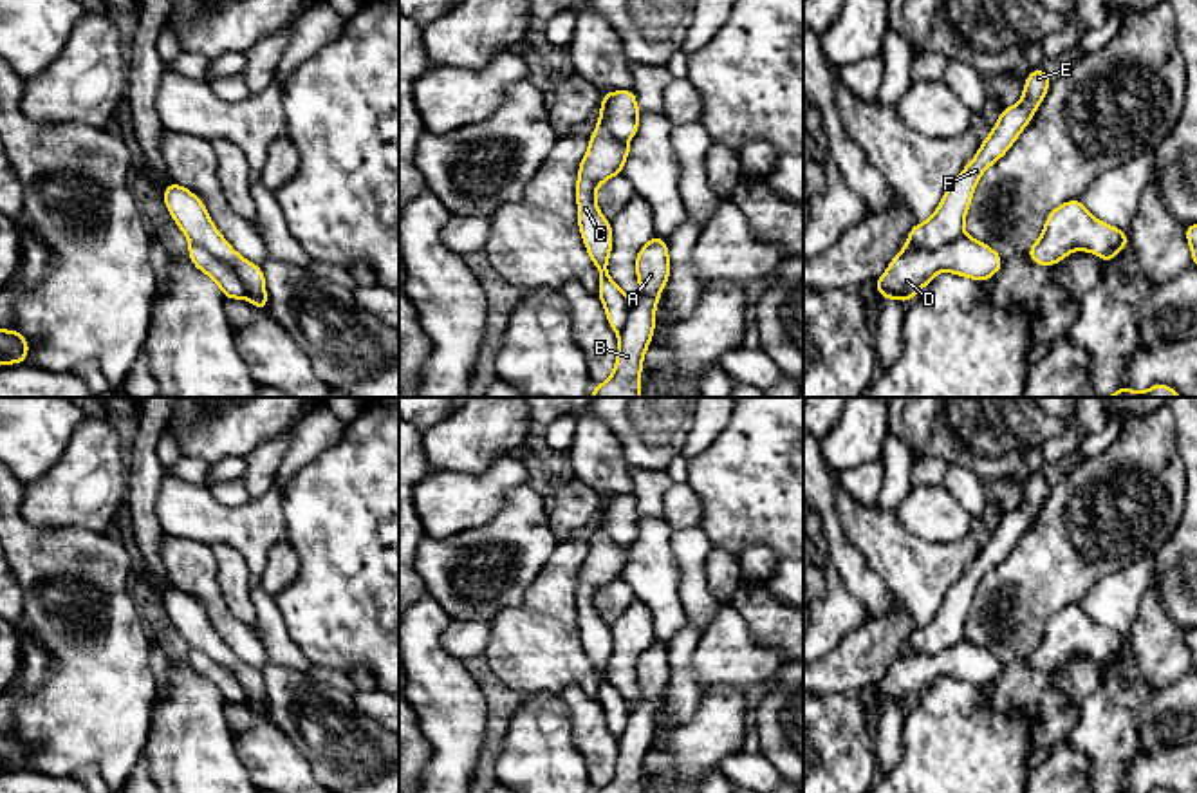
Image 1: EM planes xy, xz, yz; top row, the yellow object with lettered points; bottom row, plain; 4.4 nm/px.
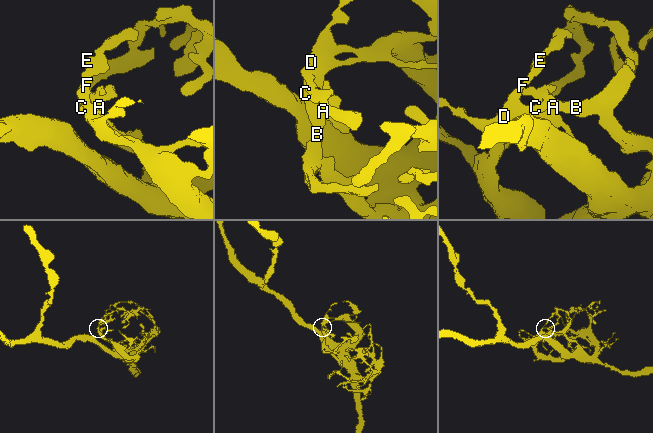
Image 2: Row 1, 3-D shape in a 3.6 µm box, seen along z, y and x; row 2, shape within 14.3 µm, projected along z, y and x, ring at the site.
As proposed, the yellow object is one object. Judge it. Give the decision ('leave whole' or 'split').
leave whole

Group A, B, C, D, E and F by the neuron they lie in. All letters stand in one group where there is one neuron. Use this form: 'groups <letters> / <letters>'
groups A B C D E F

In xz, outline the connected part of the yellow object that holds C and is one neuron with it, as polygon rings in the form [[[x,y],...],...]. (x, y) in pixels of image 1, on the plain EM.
[[[632,493],[603,497],[599,526],[578,573],[578,630],[592,668],[599,676],[598,701],[612,735],[617,737],[617,760],[612,780],[592,793],[641,793],[641,771],[655,732],[655,712],[670,685],[666,647],[654,639],[636,663],[641,699],[628,703],[607,676],[612,656],[612,630],[596,609],[596,594],[623,578],[630,558],[628,544],[639,535],[639,511]]]

